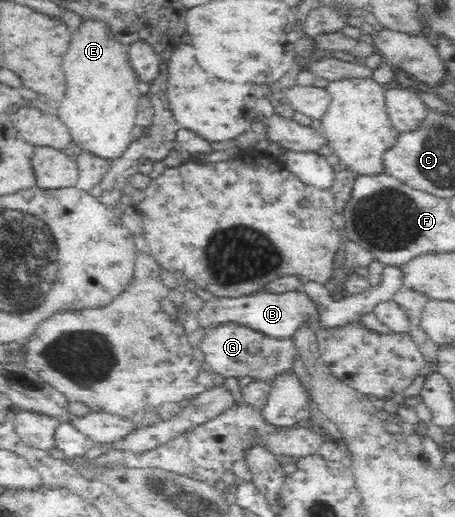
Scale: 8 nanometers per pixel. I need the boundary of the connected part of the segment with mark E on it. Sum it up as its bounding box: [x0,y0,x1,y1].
[57,19,145,162]

